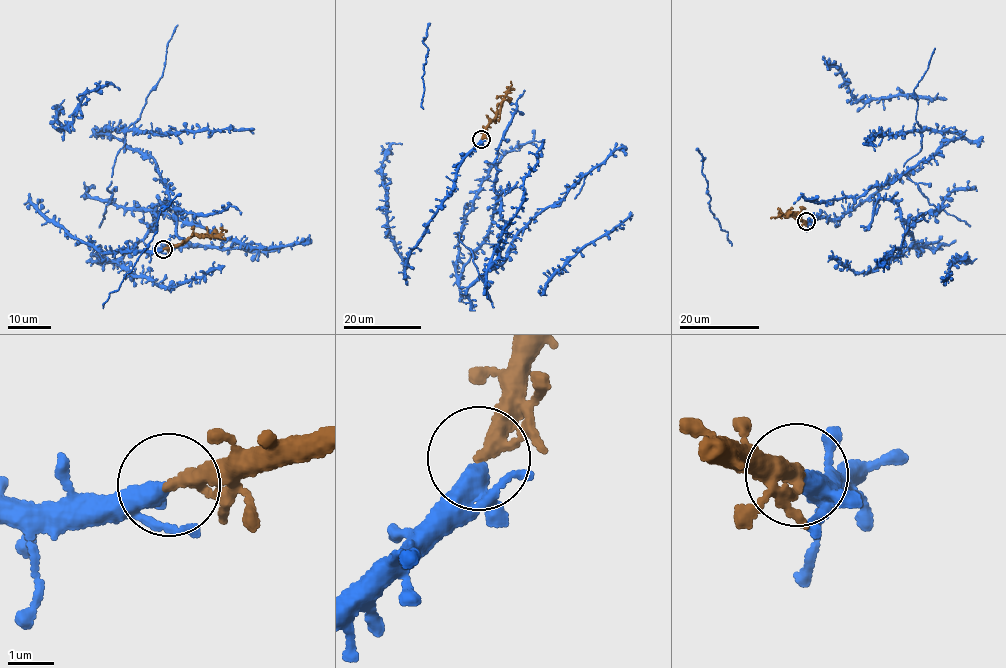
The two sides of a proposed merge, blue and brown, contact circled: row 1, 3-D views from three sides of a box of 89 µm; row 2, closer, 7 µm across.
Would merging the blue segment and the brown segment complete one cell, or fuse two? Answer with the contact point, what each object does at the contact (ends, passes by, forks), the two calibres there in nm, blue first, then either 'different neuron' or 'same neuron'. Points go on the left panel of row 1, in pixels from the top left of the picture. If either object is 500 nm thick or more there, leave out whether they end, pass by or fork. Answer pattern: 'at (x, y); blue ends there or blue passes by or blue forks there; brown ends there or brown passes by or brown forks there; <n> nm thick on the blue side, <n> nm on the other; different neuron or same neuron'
at (163, 249); blue passes by; brown ends there; 320 nm thick on the blue side, 360 nm on the other; same neuron

